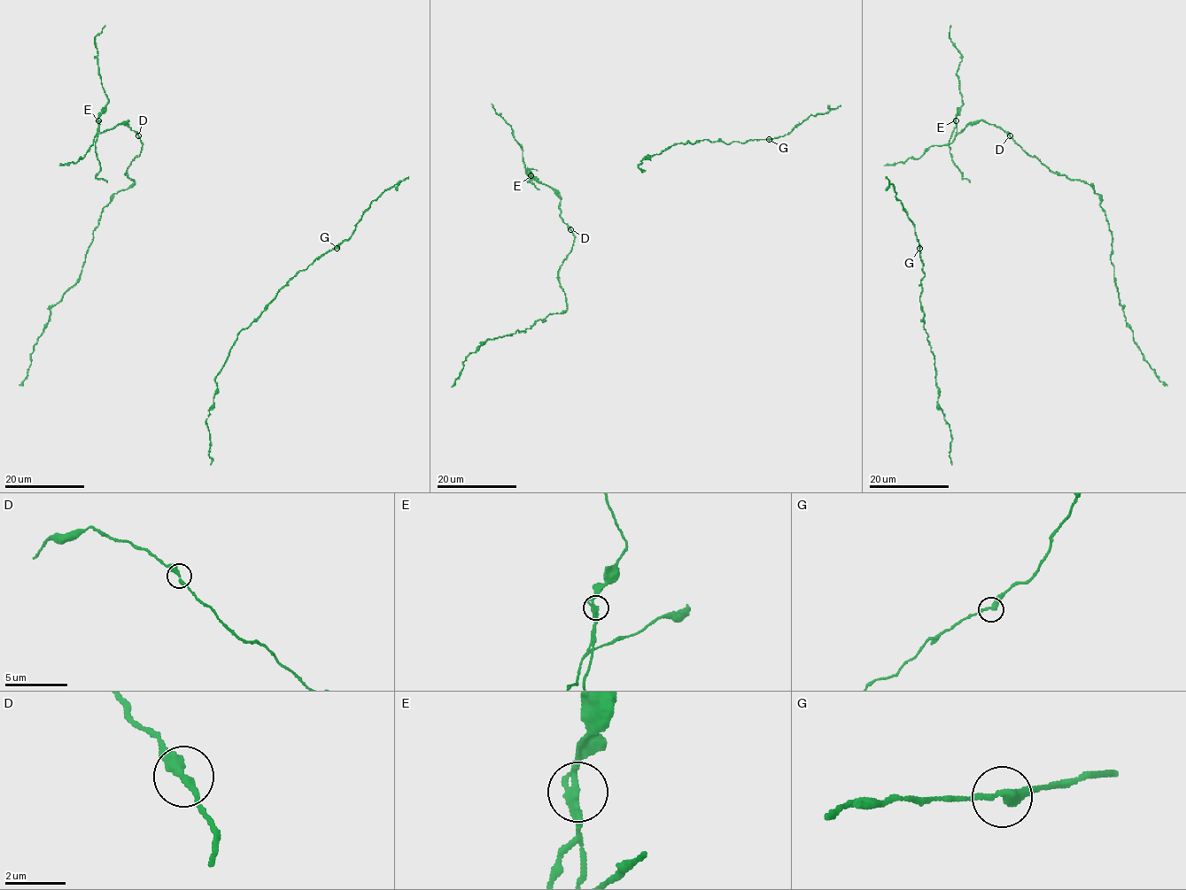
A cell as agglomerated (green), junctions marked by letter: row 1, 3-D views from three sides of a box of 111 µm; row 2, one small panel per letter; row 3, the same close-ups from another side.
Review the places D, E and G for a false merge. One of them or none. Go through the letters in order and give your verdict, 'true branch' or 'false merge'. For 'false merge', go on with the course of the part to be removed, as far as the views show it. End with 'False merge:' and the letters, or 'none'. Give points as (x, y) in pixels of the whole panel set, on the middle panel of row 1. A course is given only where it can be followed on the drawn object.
D: true branch
E: false merge; foreign part runs (531, 175), (540, 181), (531, 176), (530, 181), (527, 169), (538, 170)
G: true branch
False merge: E

